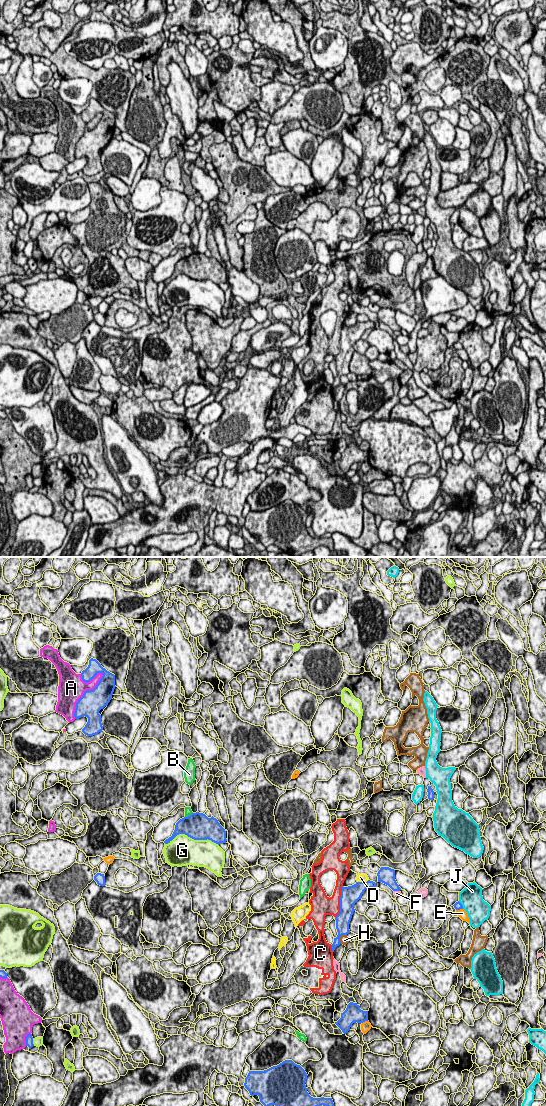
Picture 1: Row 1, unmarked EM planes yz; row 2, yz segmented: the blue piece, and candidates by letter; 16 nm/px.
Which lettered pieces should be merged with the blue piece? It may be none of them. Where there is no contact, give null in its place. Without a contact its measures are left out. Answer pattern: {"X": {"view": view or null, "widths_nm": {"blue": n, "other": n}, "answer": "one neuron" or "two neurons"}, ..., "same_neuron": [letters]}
{"A": {"view": "yz", "widths_nm": {"blue": 380, "other": 420}, "answer": "two neurons"}, "B": {"view": "yz", "widths_nm": {"blue": 440, "other": 120}, "answer": "two neurons"}, "C": {"view": "yz", "widths_nm": {"blue": 300, "other": 280}, "answer": "two neurons"}, "D": {"view": "yz", "widths_nm": {"blue": 280, "other": 130}, "answer": "two neurons"}, "E": {"view": "yz", "widths_nm": {"blue": 280, "other": 160}, "answer": "two neurons"}, "F": {"view": "yz", "widths_nm": {"blue": 220, "other": 90}, "answer": "two neurons"}, "G": {"view": "yz", "widths_nm": {"blue": 440, "other": 480}, "answer": "two neurons"}, "H": {"view": "yz", "widths_nm": {"blue": 220, "other": 140}, "answer": "two neurons"}, "J": {"view": "yz", "widths_nm": {"blue": 120, "other": 360}, "answer": "two neurons"}, "same_neuron": []}

